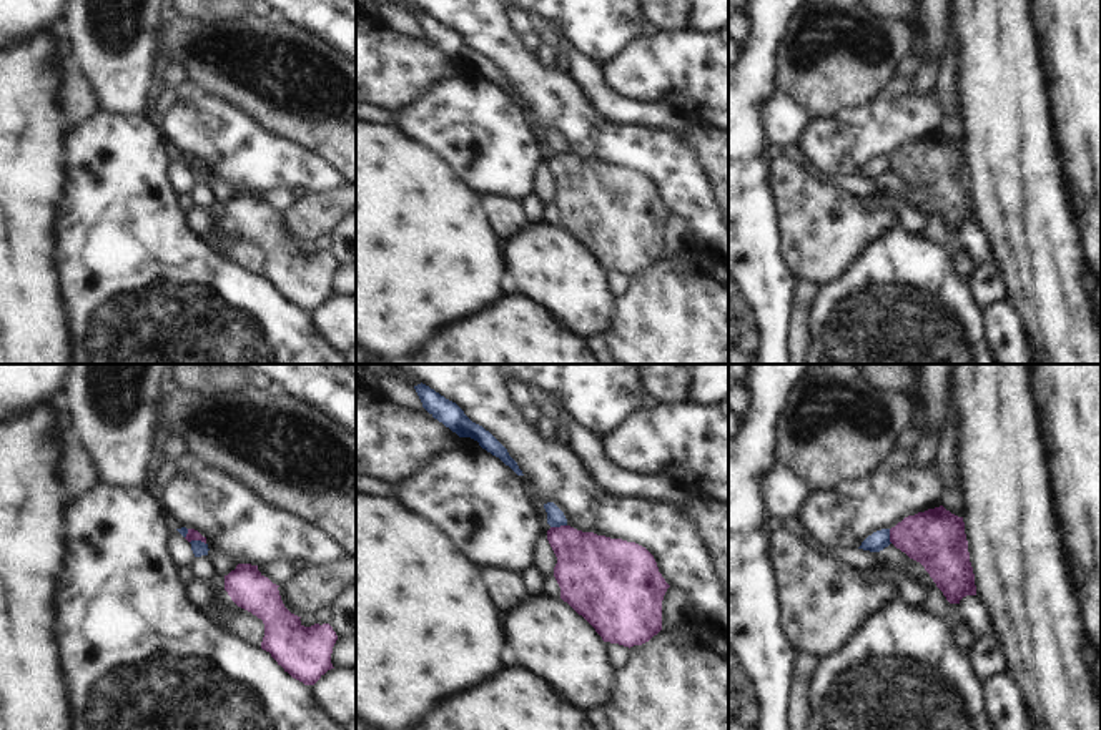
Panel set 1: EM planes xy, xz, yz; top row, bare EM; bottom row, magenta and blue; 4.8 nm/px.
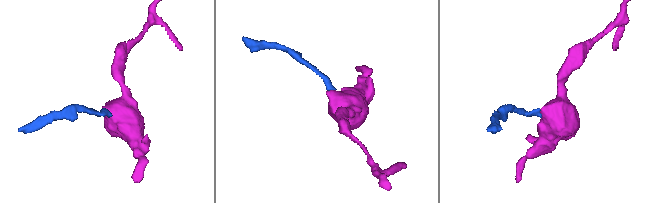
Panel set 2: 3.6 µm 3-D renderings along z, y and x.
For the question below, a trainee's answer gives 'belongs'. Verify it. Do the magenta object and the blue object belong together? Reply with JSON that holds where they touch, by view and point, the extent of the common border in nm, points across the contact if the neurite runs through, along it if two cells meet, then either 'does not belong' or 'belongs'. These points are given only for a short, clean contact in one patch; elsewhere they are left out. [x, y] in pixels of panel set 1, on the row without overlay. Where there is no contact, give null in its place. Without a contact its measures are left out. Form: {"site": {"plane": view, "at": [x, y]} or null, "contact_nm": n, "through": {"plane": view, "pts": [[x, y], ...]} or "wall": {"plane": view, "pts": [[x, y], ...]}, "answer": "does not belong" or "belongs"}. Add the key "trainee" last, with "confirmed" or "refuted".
{"site": {"plane": "xy", "at": [198, 167]}, "contact_nm": 80, "wall": {"plane": "xy", "pts": [[190, 168], [202, 168], [205, 172]]}, "answer": "does not belong", "trainee": "refuted"}

